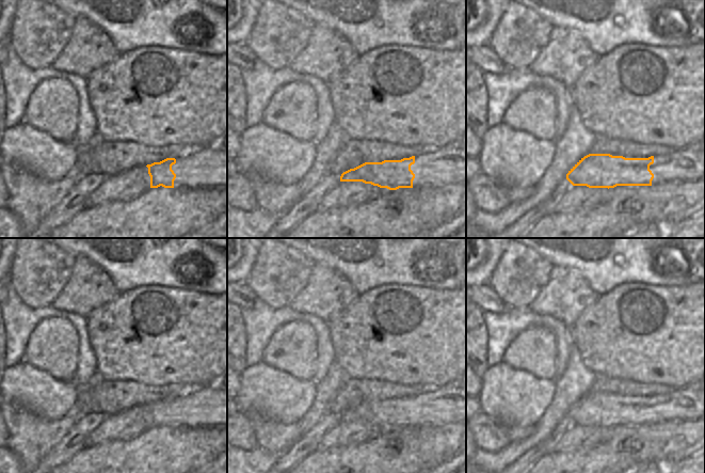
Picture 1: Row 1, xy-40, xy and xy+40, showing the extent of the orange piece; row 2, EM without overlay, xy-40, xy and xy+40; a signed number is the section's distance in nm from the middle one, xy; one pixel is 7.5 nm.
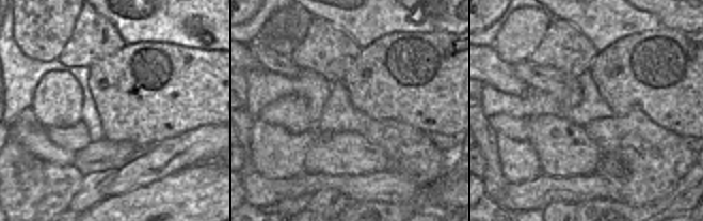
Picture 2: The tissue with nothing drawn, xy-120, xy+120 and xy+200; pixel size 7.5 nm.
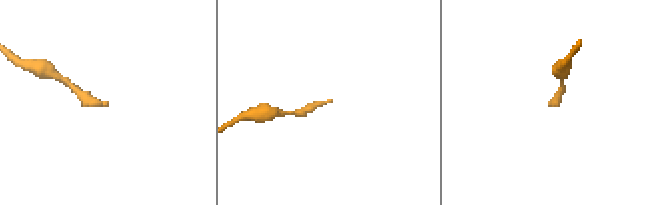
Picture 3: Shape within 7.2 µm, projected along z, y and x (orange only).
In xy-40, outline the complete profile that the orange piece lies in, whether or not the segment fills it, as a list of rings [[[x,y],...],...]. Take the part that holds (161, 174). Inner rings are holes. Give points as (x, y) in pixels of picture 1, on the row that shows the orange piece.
[[[220,145],[195,147],[174,158],[146,165],[150,188],[227,188],[227,149]]]

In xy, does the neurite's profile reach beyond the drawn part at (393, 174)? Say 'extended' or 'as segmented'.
extended

